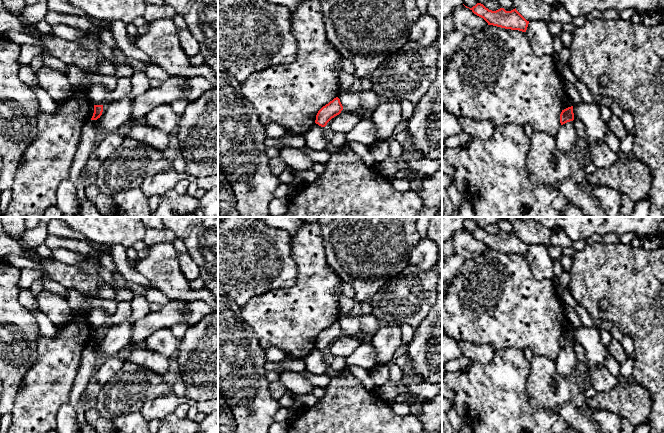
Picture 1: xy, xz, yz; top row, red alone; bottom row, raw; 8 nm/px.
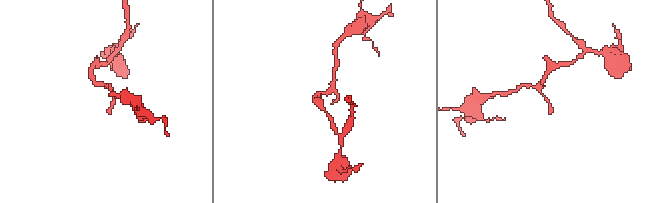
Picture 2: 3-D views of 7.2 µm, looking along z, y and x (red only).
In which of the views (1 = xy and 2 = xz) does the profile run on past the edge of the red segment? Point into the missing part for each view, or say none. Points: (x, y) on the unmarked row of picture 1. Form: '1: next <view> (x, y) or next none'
1: next none
2: next none

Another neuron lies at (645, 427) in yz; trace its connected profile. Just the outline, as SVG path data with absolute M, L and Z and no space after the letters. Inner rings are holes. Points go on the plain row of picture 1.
M650 420L635 426L634 433L650 433L651 431L651 424Z

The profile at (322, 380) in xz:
M306 370L301 371L299 373L302 376L304 376L307 380L309 380L313 386L317 386L324 389L330 383L331 377L326 373L320 375L314 375Z

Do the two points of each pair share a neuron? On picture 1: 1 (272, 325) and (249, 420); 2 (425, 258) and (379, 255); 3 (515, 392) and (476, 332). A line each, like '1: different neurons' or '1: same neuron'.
1: different neurons
2: different neurons
3: different neurons

